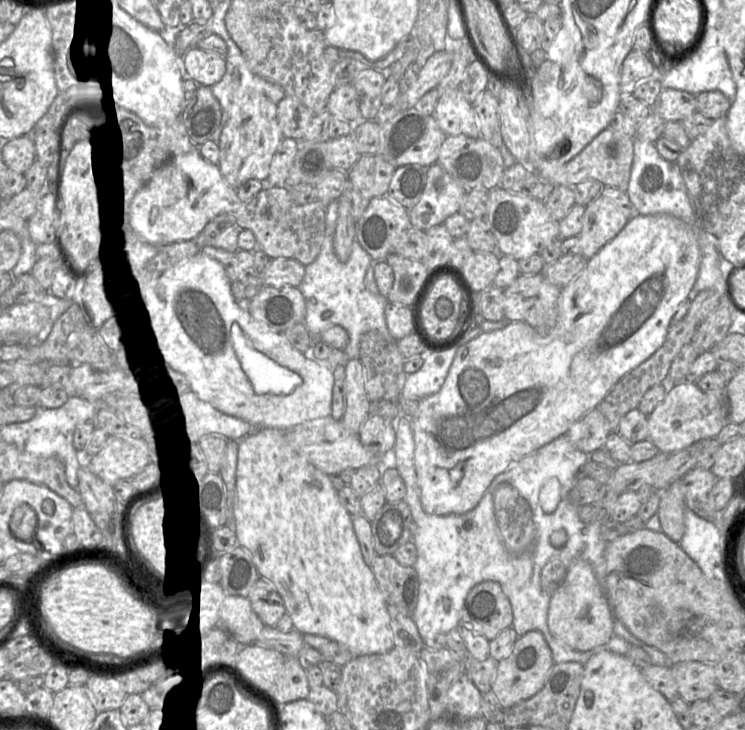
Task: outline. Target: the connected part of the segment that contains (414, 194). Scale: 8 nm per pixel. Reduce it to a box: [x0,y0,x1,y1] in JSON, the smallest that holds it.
[386,165,428,211]

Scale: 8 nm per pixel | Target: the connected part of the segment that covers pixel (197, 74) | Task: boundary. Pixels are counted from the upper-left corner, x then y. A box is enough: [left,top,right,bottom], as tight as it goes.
[183,47,226,87]

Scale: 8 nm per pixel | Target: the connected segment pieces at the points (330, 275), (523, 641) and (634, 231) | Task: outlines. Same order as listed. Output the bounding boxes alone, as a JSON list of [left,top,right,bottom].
[[298,201,393,369],[491,631,553,710],[411,213,701,516]]

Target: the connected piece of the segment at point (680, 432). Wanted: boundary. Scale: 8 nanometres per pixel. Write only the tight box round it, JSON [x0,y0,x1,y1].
[648,381,728,454]

